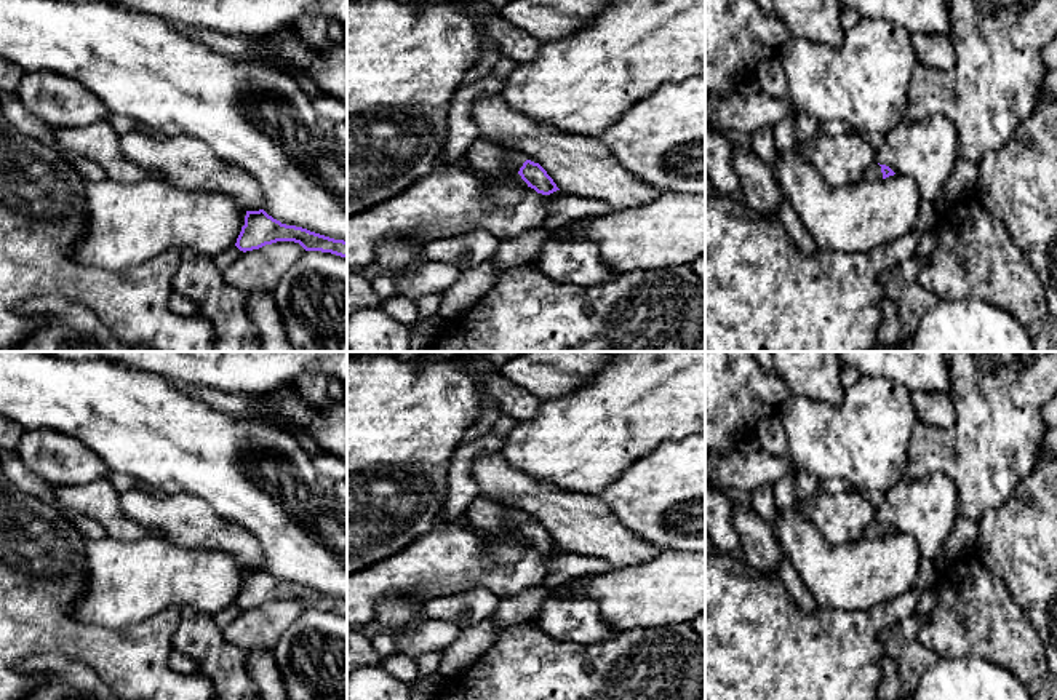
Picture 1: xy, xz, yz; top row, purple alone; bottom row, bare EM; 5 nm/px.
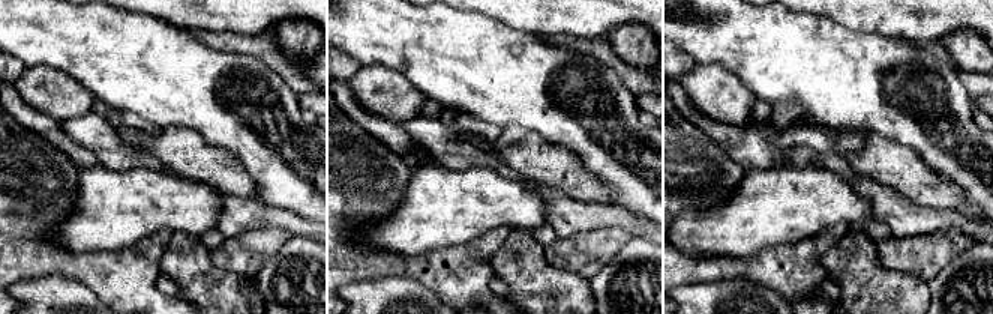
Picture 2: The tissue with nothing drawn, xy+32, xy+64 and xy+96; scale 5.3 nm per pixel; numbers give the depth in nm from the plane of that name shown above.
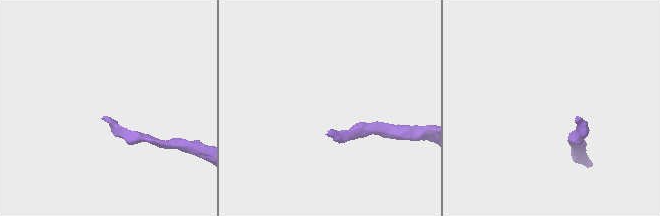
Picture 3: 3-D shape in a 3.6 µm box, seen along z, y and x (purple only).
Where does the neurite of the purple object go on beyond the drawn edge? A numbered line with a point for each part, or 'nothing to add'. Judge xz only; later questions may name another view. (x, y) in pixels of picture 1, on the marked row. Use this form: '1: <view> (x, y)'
1: xz (482, 155)

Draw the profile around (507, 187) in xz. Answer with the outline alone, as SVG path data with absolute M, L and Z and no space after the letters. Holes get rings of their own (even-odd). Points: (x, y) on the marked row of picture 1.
M467 152L457 157L453 163L443 166L454 166L478 174L486 182L488 193L494 205L515 205L528 192L529 187L518 171L501 173L499 176L480 173L467 163L465 153Z

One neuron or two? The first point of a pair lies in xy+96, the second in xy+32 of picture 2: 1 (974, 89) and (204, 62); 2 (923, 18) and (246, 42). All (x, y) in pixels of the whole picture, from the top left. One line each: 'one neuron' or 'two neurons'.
1: two neurons
2: two neurons

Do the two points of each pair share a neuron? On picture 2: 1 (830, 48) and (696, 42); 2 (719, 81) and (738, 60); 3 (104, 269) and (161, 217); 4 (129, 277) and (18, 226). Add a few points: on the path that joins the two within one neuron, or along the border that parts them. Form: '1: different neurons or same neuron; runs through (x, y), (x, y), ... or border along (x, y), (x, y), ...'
1: same neuron; runs through (797, 48), (770, 48), (756, 42), (729, 42)
2: different neurons; border along (696, 63), (717, 63), (729, 69), (753, 95)
3: different neurons; border along (161, 230), (128, 247), (95, 251)
4: same neuron; runs through (102, 272), (54, 260), (45, 253)

